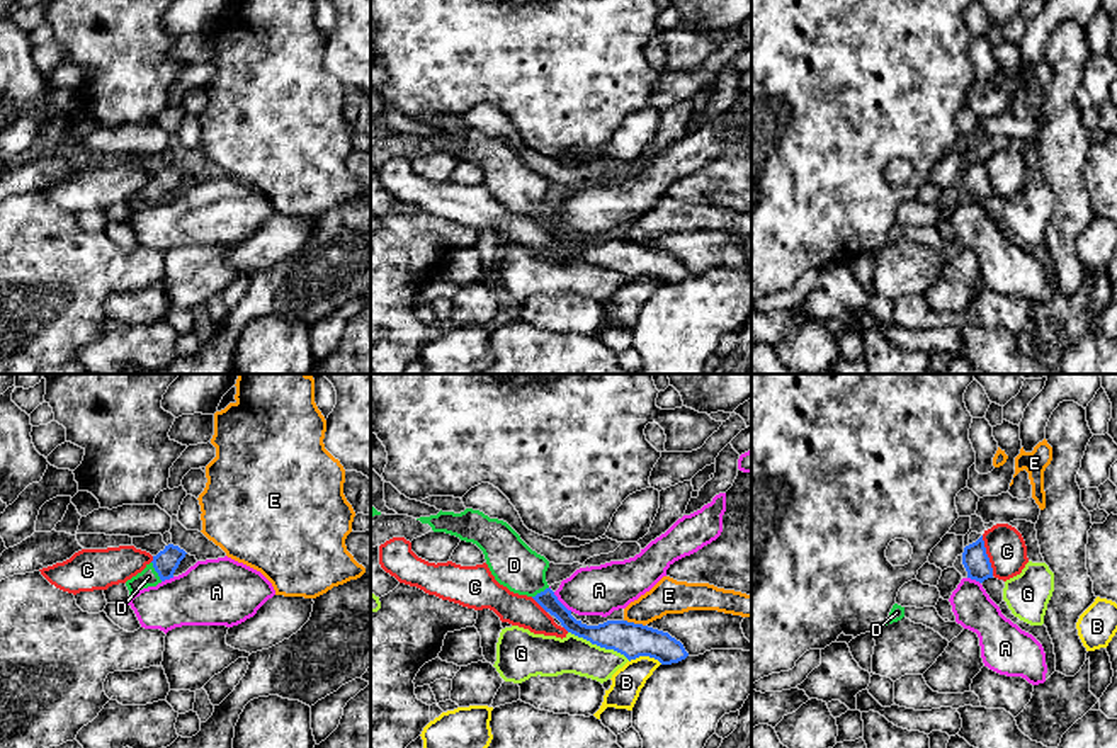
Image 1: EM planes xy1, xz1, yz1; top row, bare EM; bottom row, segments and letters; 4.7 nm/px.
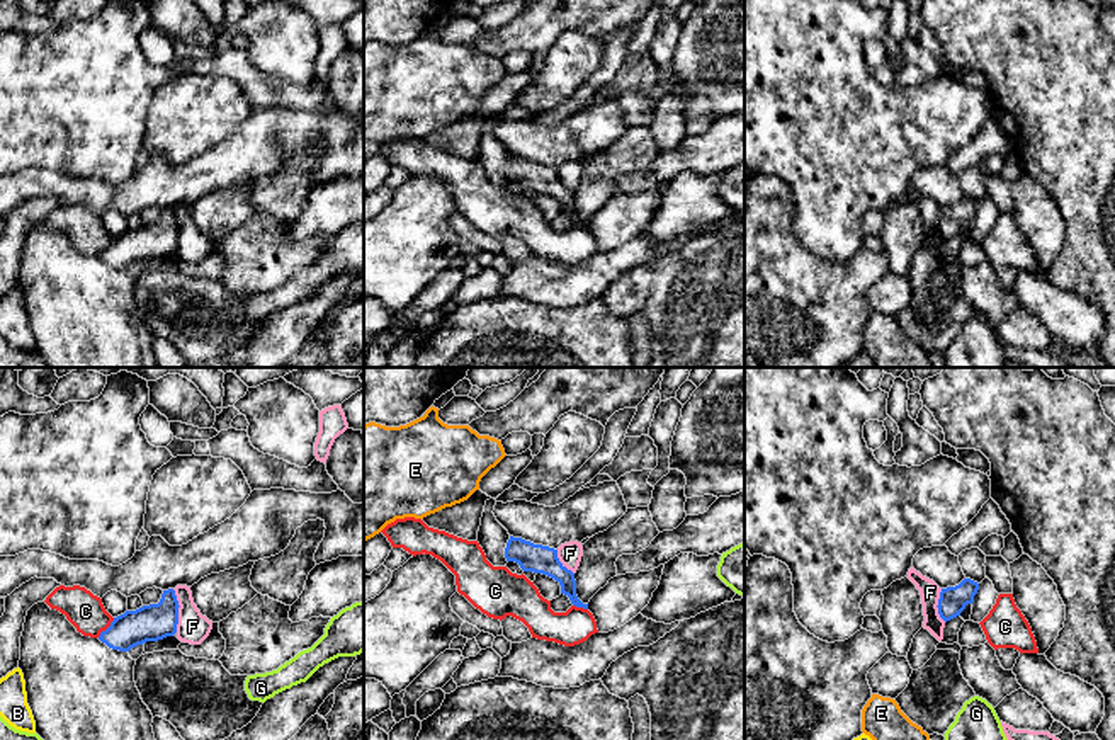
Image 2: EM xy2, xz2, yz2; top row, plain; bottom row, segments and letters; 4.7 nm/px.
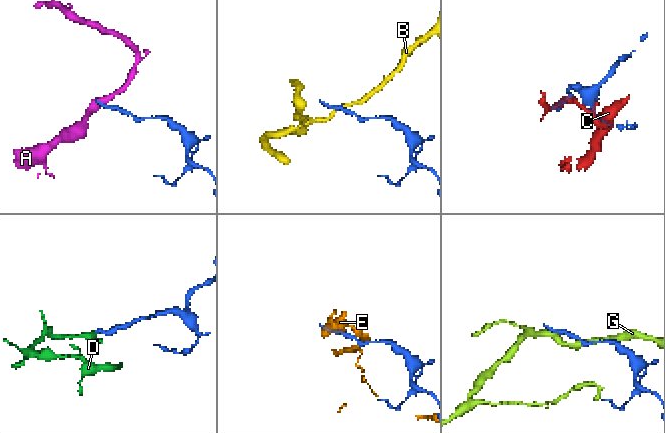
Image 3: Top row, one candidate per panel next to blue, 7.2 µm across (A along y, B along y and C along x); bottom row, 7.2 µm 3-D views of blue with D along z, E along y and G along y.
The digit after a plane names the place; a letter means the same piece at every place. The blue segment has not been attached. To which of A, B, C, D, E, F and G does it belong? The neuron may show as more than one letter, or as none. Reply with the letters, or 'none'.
D

